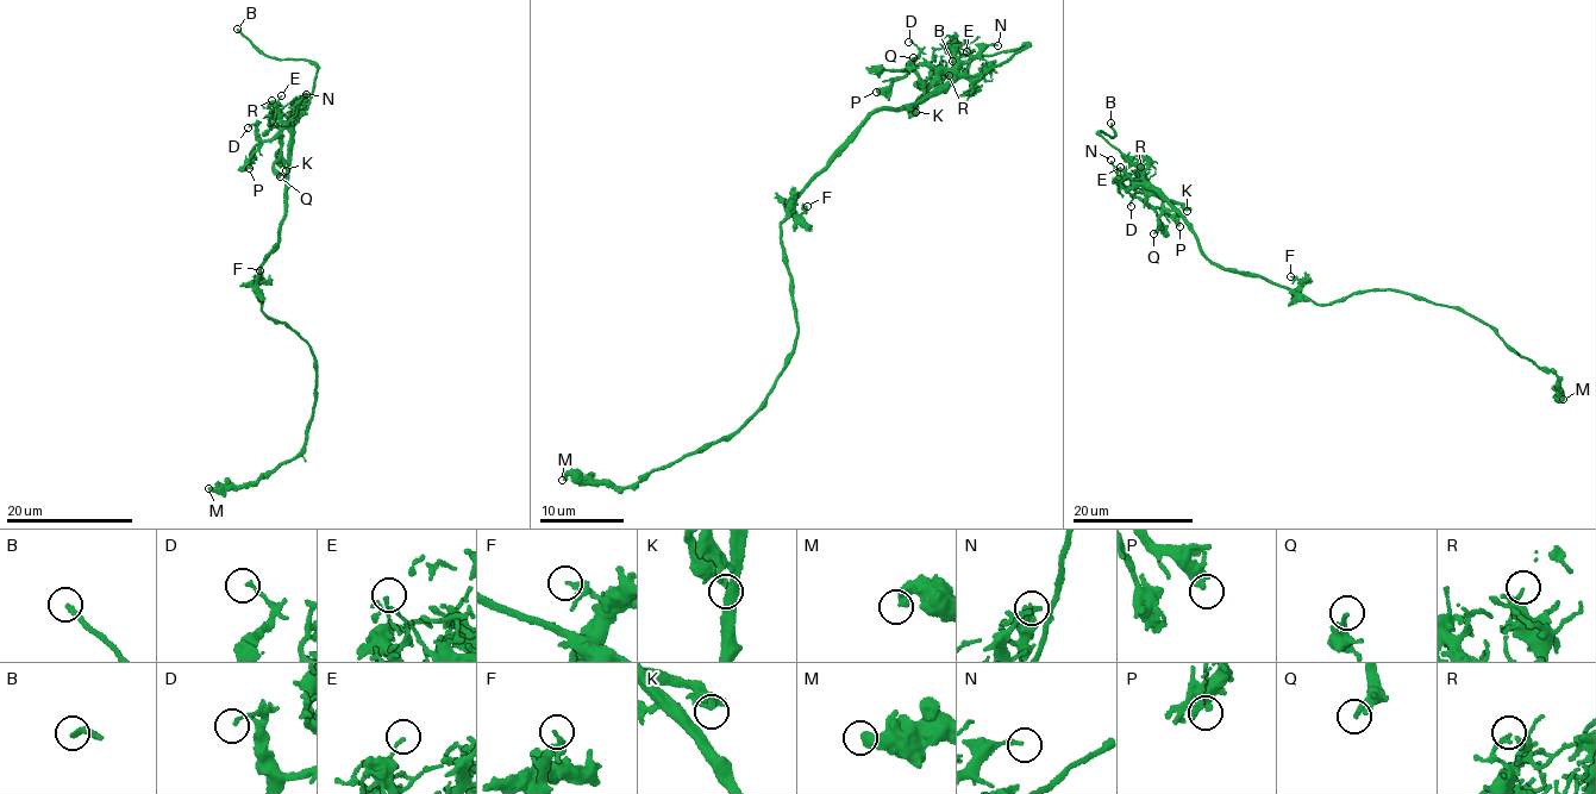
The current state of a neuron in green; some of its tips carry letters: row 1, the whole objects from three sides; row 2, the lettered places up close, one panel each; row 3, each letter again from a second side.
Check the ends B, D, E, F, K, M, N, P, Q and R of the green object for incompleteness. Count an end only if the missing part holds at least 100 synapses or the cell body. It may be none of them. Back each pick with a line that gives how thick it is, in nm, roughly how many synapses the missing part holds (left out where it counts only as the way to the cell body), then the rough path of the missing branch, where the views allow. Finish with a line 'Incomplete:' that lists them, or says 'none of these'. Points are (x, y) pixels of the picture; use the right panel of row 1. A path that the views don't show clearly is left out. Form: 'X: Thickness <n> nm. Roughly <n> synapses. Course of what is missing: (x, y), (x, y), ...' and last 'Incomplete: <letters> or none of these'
B: Thickness 200 nm. Course of what is missing: (1111, 123), (1115, 87), (1143, 69), (1151, 18)
Incomplete: B

